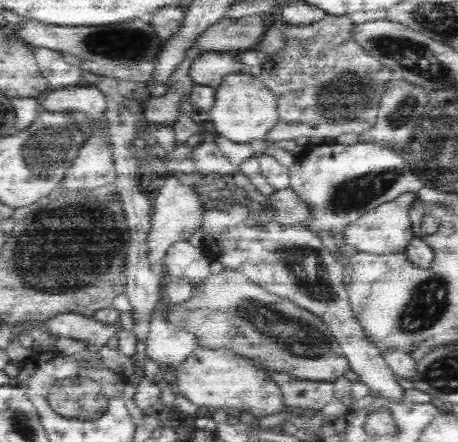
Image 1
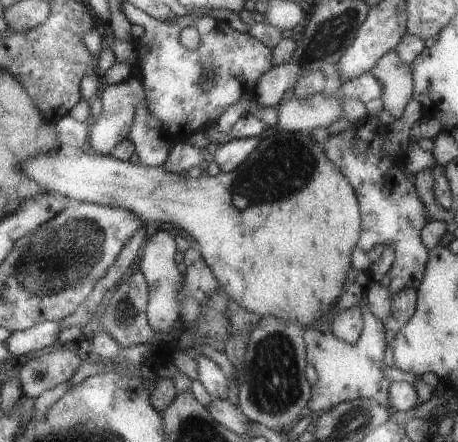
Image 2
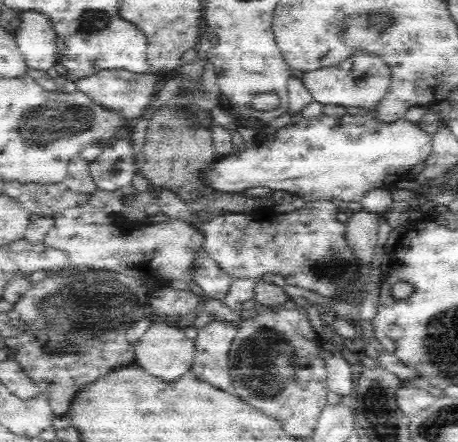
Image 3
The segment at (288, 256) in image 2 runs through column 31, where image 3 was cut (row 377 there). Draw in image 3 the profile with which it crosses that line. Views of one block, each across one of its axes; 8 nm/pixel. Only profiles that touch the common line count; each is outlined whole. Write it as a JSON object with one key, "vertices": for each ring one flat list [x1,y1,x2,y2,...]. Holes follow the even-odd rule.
{"vertices":[[156,322,136,346,136,364,160,380,178,380,192,370,196,342,188,340,178,328]]}

